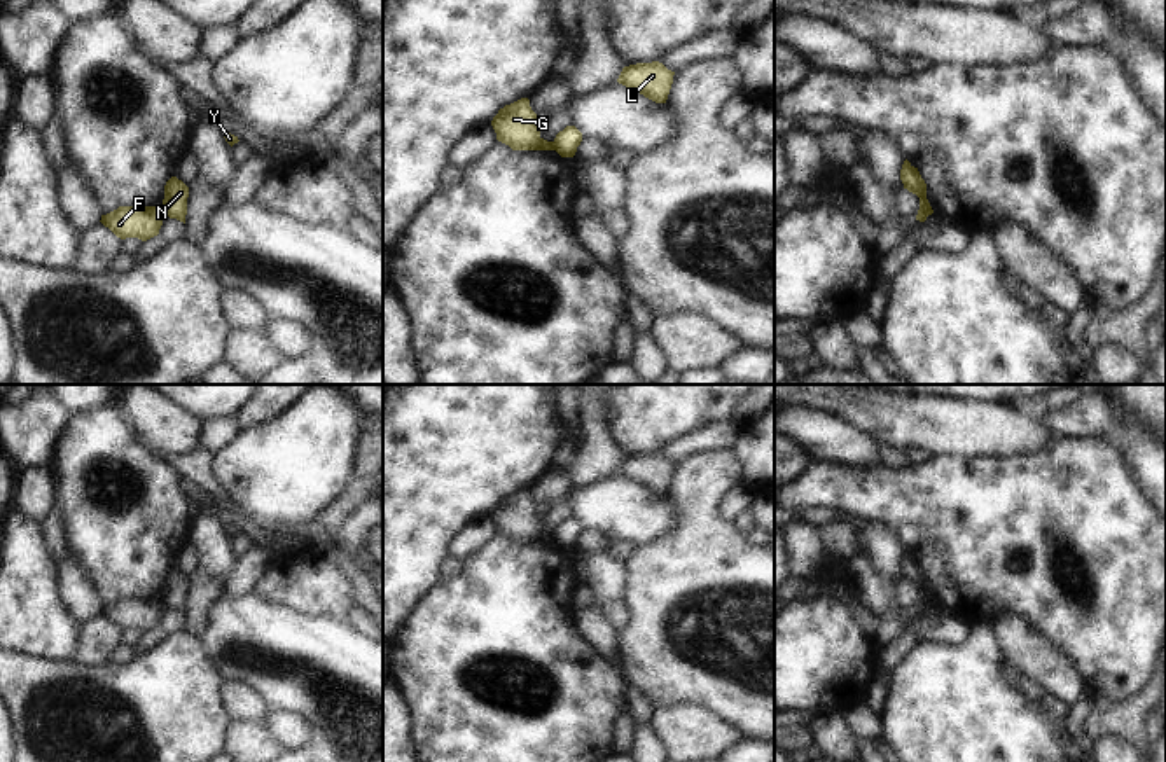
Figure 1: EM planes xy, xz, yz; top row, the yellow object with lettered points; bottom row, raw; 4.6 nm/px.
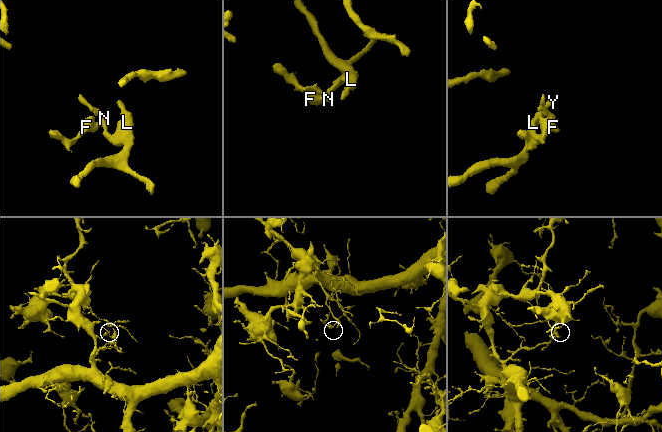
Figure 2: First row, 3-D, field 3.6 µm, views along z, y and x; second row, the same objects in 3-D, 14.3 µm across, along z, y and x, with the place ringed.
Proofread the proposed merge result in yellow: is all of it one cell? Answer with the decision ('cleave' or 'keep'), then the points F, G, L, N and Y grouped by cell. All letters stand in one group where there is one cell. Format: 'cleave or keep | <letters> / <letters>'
cleave | F G / L N Y

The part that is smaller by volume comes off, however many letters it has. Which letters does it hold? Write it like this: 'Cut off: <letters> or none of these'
Cut off: F, G.

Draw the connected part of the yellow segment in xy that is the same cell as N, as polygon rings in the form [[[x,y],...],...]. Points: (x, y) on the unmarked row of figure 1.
[[[171,568],[164,577],[163,606],[185,615],[189,578]]]

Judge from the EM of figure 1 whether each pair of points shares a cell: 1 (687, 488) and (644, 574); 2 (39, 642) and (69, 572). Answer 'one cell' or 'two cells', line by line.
1: one cell
2: two cells

